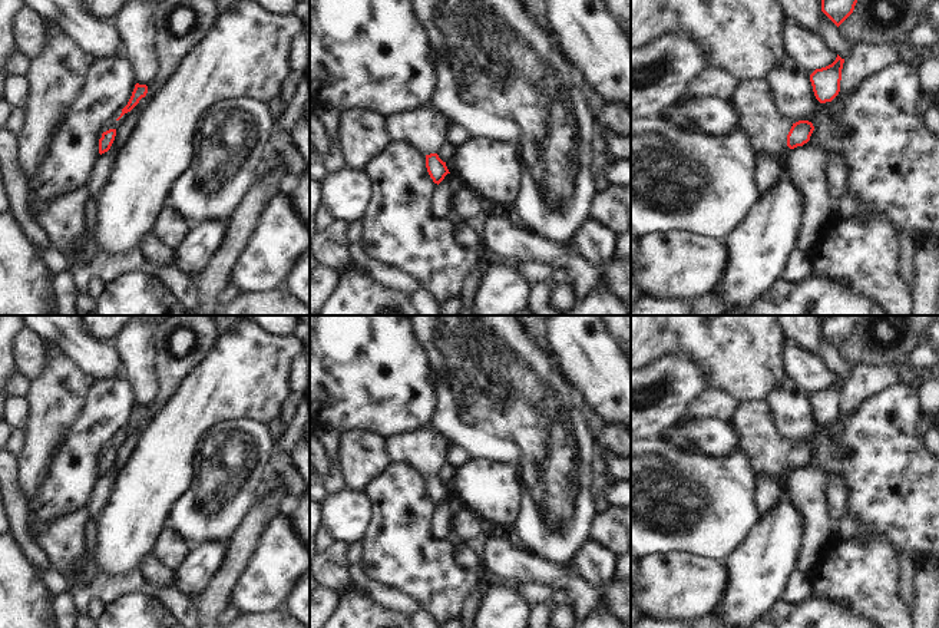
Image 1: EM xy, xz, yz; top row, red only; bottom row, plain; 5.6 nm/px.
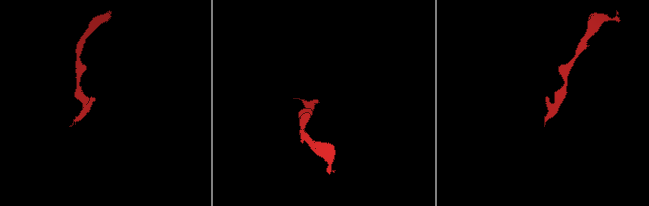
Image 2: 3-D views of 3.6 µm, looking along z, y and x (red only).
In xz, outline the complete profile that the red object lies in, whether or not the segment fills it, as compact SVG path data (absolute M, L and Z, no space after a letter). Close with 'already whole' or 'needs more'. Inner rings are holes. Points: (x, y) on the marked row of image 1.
M424 106L419 110L394 113L389 118L393 142L407 142L426 155L426 168L434 184L440 184L449 172L437 152L447 143L447 132L453 125L444 113Z; needs more

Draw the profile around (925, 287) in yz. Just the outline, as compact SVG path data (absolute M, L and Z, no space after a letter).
M939 245L916 247L912 315L939 315Z

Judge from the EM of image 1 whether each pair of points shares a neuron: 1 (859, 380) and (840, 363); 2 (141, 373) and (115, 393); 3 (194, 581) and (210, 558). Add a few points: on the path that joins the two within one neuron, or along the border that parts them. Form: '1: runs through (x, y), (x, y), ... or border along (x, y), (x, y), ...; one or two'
1: border along (852, 362), (852, 370), (845, 380); two
2: border along (125, 373), (134, 386), (136, 403); two
3: runs through (194, 575), (204, 564); one

